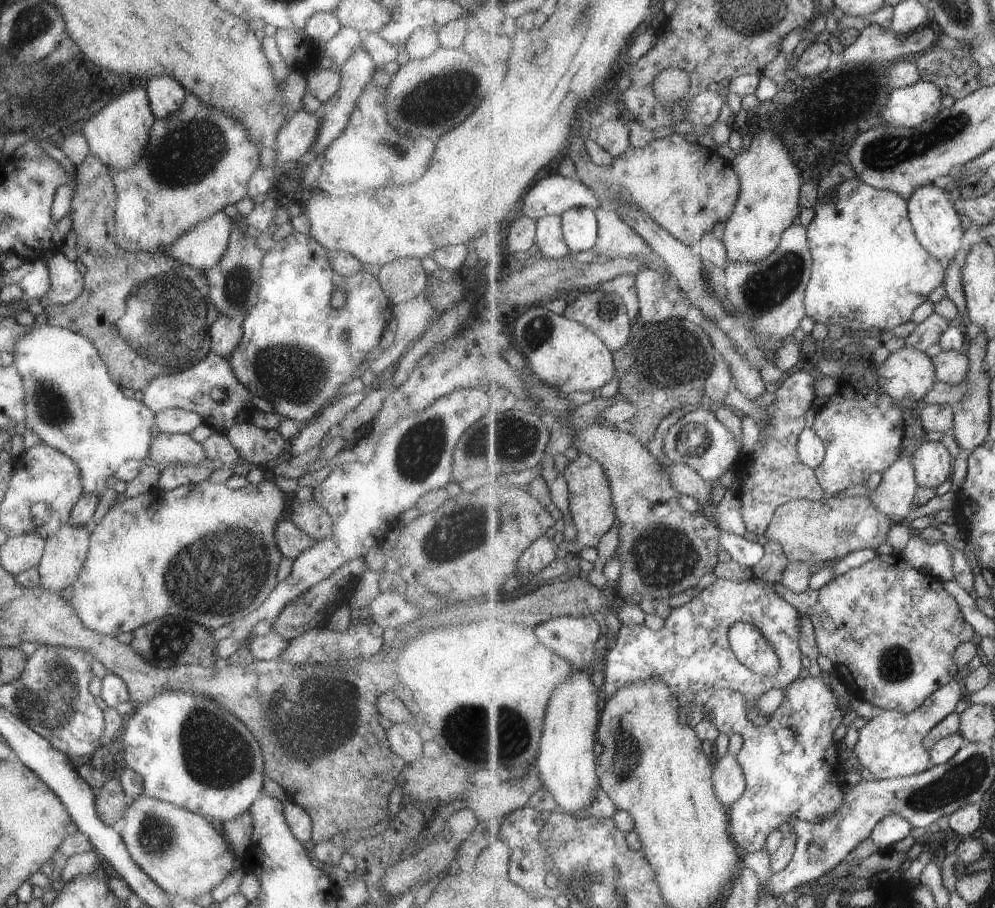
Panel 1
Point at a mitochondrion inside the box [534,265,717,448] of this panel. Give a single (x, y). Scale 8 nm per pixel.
(675, 355)

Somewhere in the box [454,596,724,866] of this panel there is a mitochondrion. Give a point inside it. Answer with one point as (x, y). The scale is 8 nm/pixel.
(628, 760)

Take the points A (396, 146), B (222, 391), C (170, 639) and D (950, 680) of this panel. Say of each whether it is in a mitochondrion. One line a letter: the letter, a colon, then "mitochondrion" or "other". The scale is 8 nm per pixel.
A: mitochondrion
B: mitochondrion
C: mitochondrion
D: other

